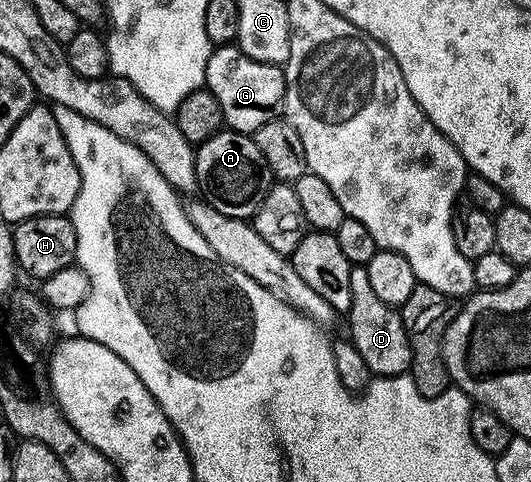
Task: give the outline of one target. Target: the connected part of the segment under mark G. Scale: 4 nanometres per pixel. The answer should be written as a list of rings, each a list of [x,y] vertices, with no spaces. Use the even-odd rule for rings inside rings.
[[[238,46],[213,47],[206,62],[204,82],[208,92],[218,98],[225,125],[233,132],[255,134],[258,126],[266,126],[266,122],[277,119],[284,111],[286,82],[283,67],[278,64],[254,62],[254,58],[242,54]]]

